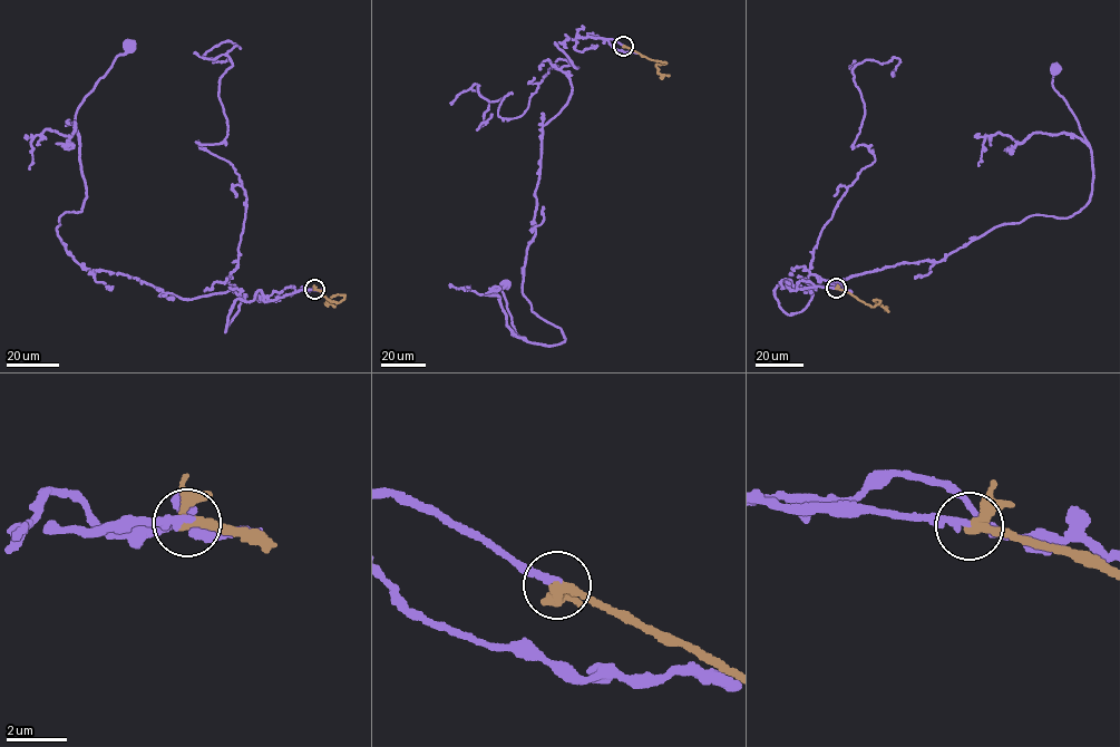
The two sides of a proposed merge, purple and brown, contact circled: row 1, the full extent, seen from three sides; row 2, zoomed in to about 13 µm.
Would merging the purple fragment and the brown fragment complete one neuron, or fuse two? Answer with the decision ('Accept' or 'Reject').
Accept

